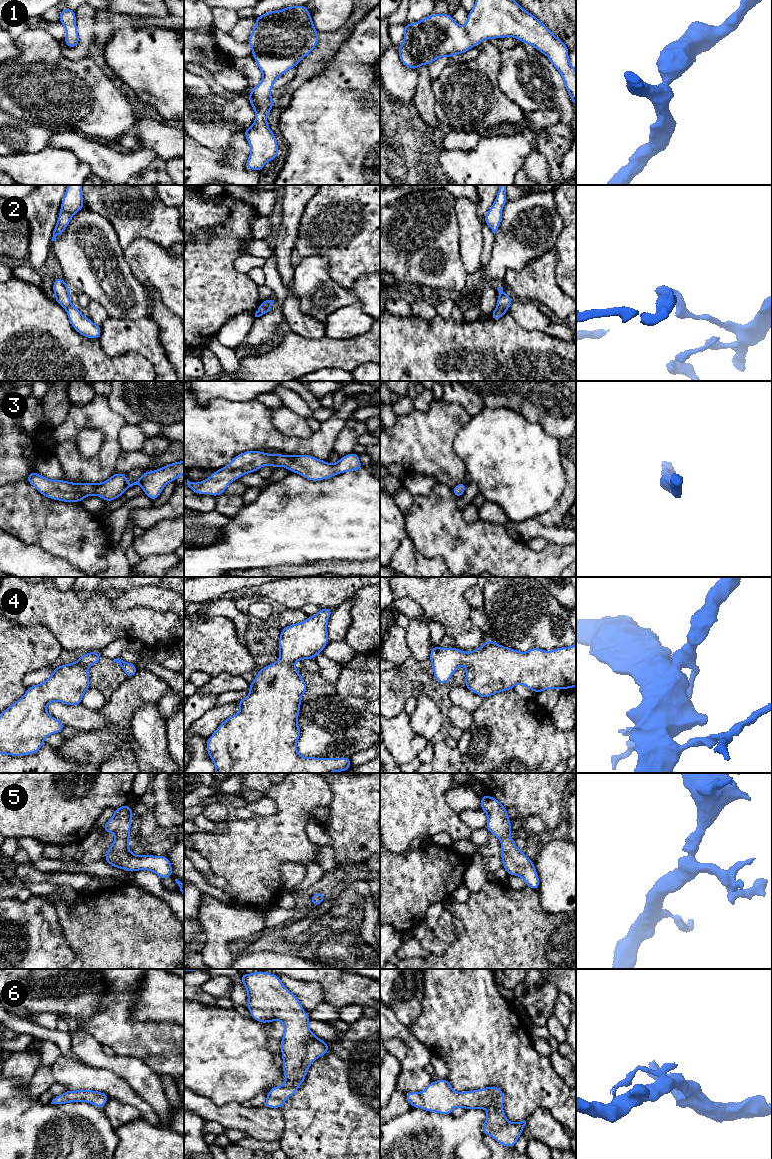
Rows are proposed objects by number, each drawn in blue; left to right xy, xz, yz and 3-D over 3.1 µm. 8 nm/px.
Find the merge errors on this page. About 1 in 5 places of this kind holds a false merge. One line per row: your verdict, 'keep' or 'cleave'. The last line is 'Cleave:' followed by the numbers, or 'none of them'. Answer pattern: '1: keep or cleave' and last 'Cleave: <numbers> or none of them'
1: keep
2: cleave
3: keep
4: keep
5: keep
6: keep
Cleave: 2

